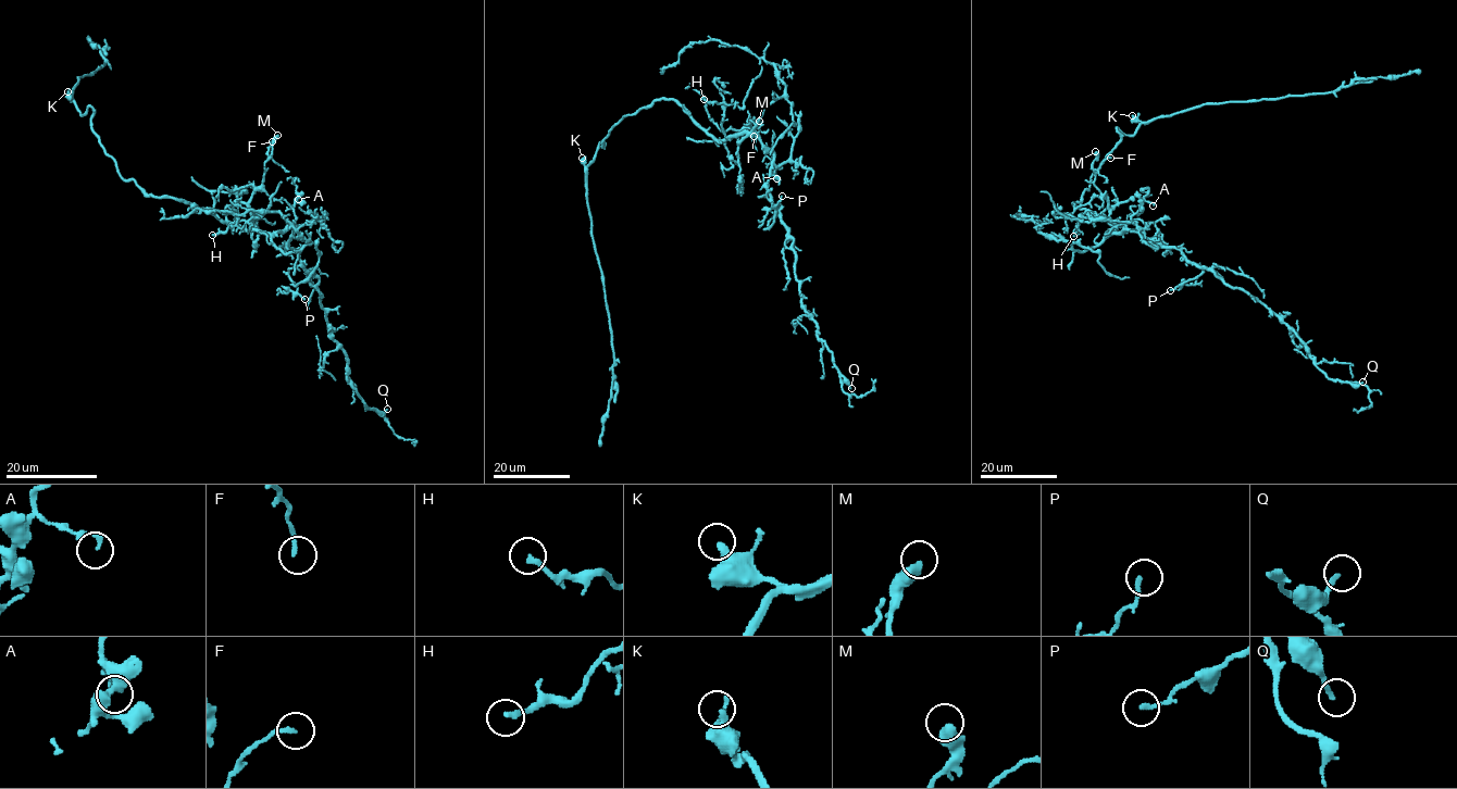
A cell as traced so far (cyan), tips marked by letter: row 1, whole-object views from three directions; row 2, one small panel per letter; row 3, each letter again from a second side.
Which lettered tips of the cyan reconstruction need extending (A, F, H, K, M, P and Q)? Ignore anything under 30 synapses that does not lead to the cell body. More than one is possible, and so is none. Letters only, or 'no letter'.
no letter

